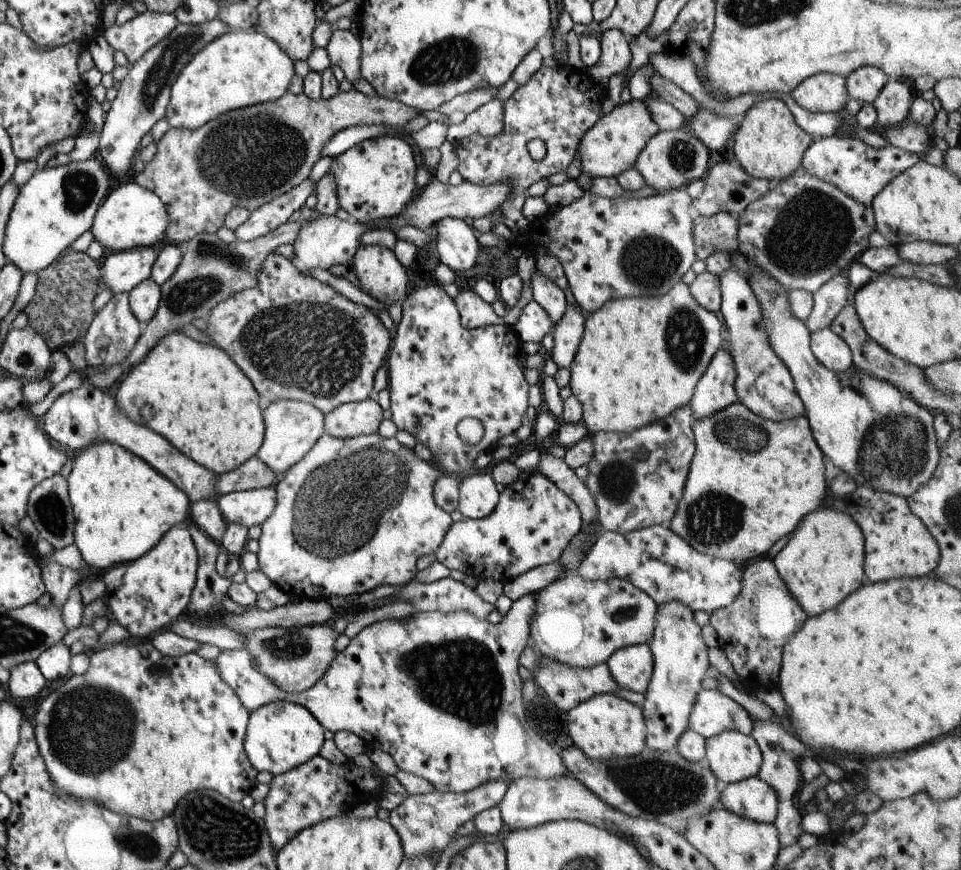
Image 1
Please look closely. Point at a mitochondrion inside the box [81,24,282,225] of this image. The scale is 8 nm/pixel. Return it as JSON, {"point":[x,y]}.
{"point":[176,49]}

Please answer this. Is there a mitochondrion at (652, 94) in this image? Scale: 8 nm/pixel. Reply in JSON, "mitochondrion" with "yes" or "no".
{"mitochondrion":"no"}

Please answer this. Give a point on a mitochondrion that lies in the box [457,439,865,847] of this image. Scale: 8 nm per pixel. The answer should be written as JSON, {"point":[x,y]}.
{"point":[663,786]}

